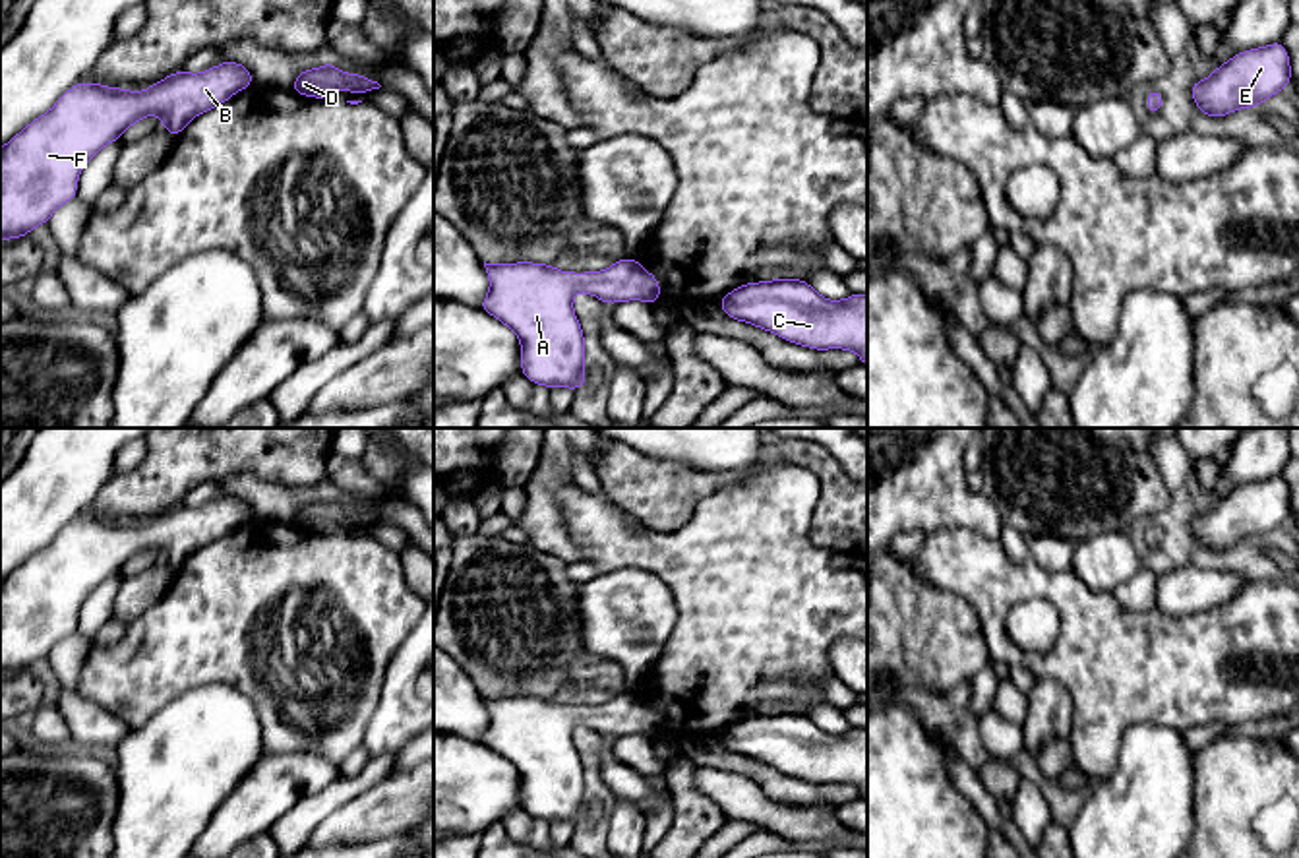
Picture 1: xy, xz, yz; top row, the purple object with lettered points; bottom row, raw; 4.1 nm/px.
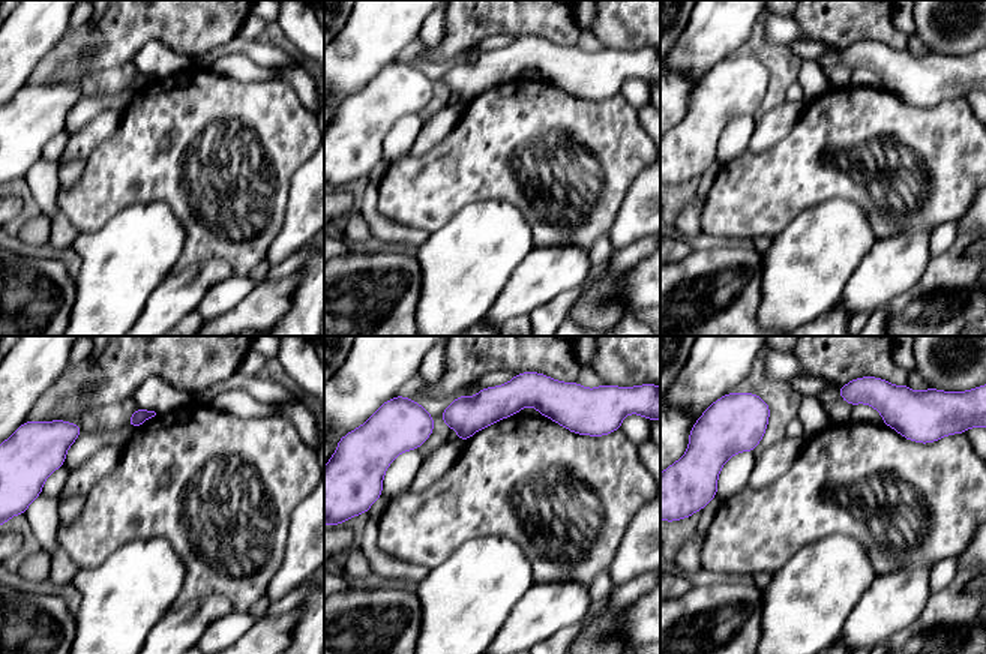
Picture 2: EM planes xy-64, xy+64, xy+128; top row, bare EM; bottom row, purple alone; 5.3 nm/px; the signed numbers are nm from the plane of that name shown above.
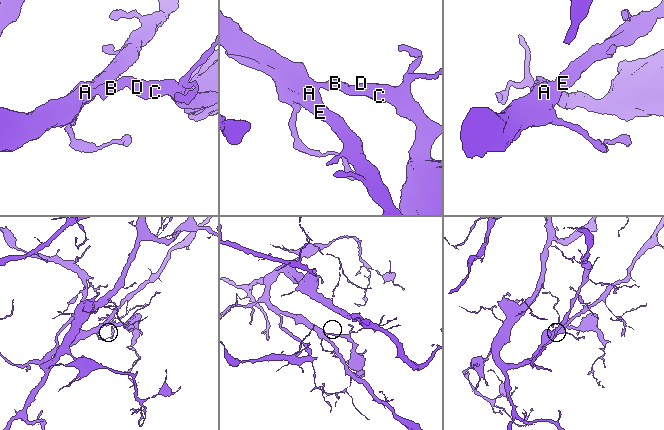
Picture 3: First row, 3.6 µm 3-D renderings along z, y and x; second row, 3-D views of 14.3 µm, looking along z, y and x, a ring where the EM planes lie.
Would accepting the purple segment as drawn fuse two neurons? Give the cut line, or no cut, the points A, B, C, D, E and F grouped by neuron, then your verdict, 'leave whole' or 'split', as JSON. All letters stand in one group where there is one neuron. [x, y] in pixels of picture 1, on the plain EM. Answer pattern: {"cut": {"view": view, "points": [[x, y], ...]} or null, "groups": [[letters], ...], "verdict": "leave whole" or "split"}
{"cut": null, "groups": [["A", "B", "C", "D", "E", "F"]], "verdict": "leave whole"}

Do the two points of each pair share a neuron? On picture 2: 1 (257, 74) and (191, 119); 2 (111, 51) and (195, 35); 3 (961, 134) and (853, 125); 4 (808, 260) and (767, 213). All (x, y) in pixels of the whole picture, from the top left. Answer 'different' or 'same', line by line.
1: different
2: same
3: same
4: different

